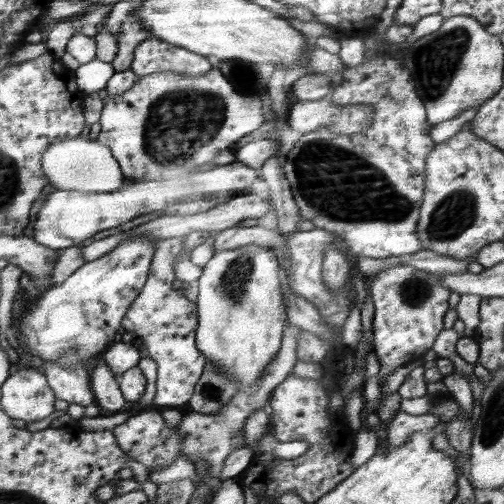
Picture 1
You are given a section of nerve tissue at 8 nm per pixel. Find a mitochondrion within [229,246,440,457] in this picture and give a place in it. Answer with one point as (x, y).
(414, 291)

